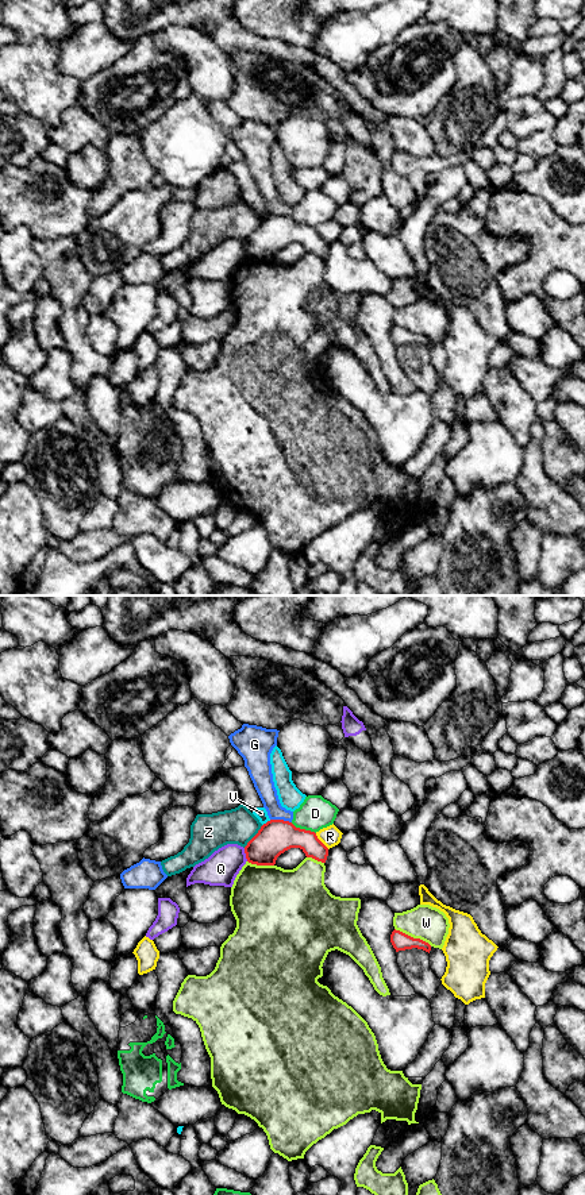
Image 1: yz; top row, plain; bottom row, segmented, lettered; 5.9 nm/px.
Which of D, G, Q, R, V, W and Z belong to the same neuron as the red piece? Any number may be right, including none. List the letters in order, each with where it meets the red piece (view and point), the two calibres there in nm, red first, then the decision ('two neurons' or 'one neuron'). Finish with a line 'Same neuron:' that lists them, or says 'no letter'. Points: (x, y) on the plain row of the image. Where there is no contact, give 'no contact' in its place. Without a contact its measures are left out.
D: yz (303, 224) | 200/200 nm | two neurons
G: yz (281, 215) | 200/120 nm | two neurons
Q: yz (246, 250) | 200/200 nm | two neurons
R: yz (320, 236) | 190/120 nm | two neurons
V: yz (268, 216) | 200/70 nm | two neurons
W: yz (412, 332) | 110/200 nm | two neurons
Z: yz (254, 231) | 200/220 nm | two neurons
Same neuron: no letter

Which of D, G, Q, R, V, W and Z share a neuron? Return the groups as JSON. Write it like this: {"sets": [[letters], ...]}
{"sets": [["D"], ["G"], ["Q"], ["R"], ["V"], ["W"], ["Z"]]}

